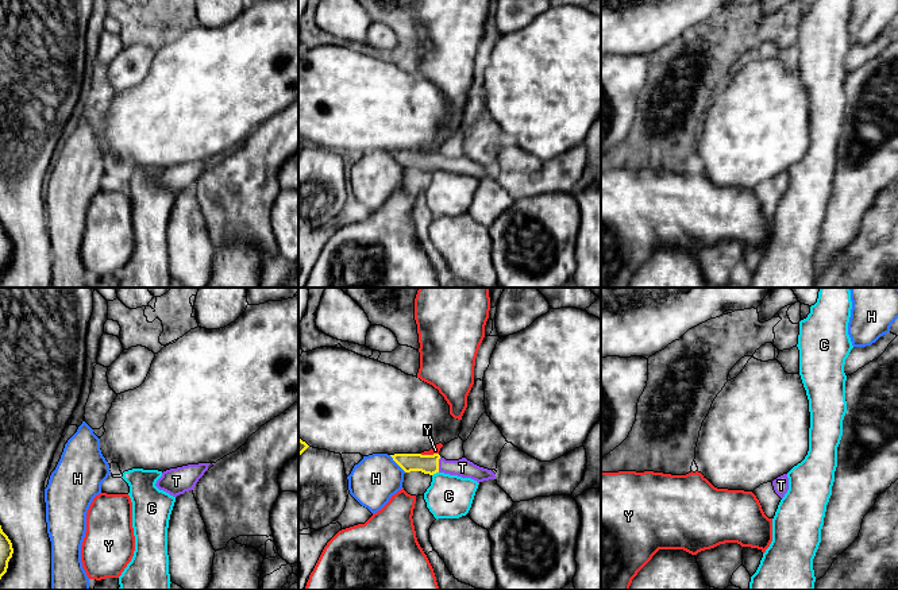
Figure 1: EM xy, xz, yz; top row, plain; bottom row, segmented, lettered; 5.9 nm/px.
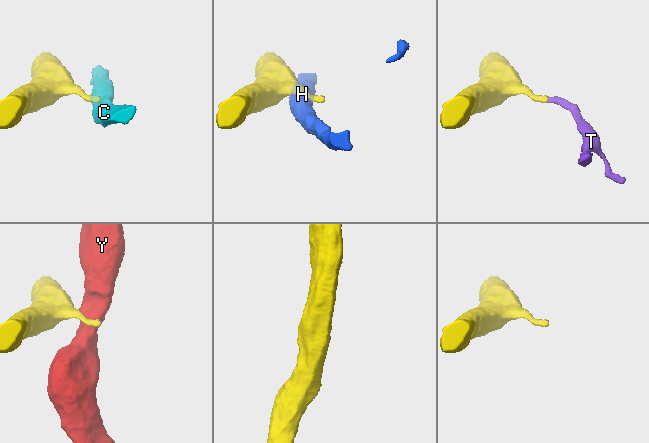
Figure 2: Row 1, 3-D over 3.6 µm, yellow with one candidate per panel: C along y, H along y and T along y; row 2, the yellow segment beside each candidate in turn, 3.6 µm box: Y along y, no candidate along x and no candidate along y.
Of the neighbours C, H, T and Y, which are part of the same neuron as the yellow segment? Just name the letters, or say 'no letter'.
T

